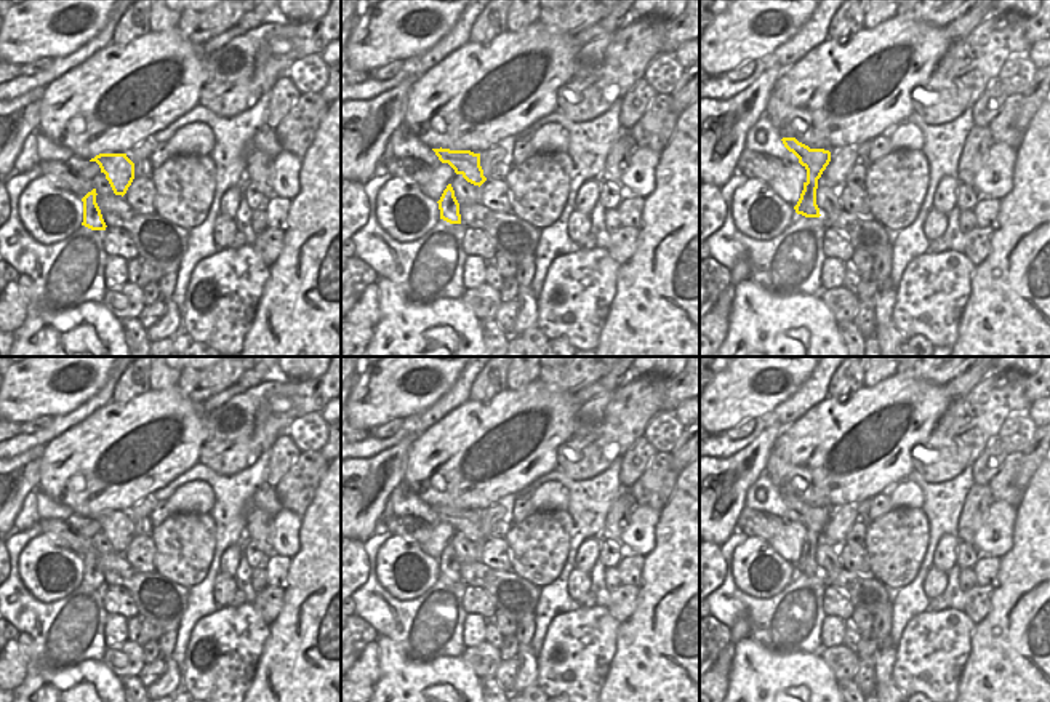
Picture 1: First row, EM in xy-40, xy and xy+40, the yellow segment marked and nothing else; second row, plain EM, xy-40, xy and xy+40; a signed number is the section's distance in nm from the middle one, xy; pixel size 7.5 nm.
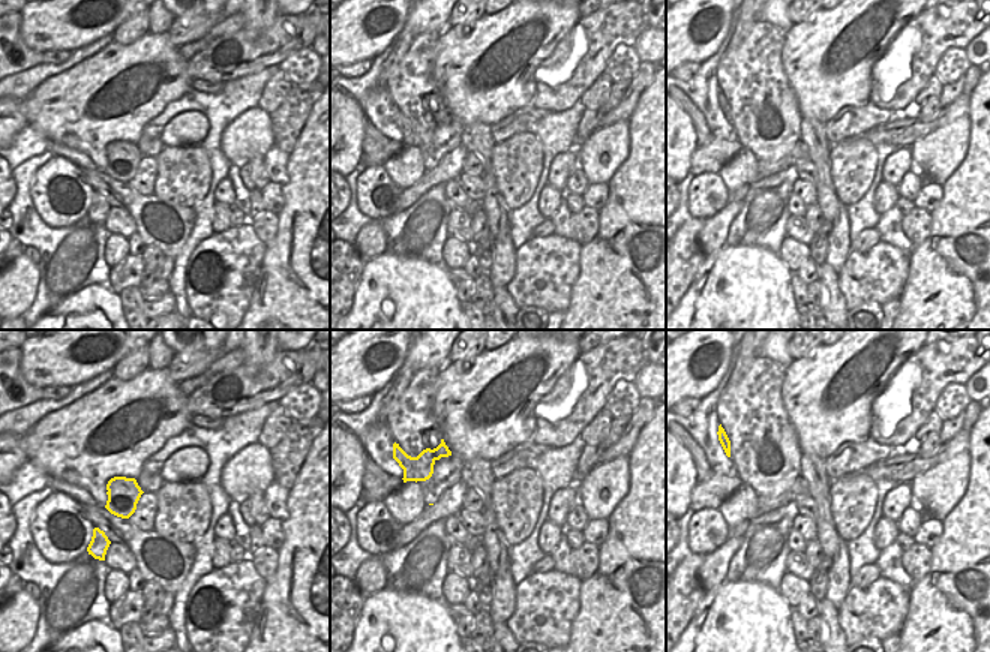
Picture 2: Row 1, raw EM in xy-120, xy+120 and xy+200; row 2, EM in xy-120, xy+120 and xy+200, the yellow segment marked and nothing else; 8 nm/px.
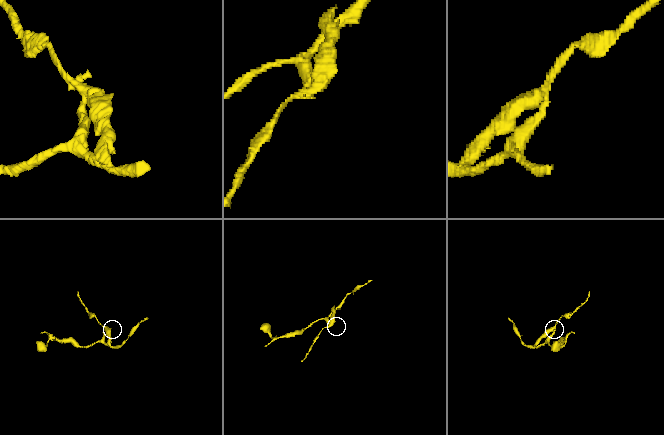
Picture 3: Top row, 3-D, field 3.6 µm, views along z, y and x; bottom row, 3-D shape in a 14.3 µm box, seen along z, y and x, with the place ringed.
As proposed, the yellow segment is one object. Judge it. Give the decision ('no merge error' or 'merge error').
merge error

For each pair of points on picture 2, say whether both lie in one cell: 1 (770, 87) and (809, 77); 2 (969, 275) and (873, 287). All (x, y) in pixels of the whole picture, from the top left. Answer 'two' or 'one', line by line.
1: two
2: two

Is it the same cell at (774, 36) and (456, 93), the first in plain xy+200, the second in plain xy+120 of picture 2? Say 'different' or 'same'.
different

